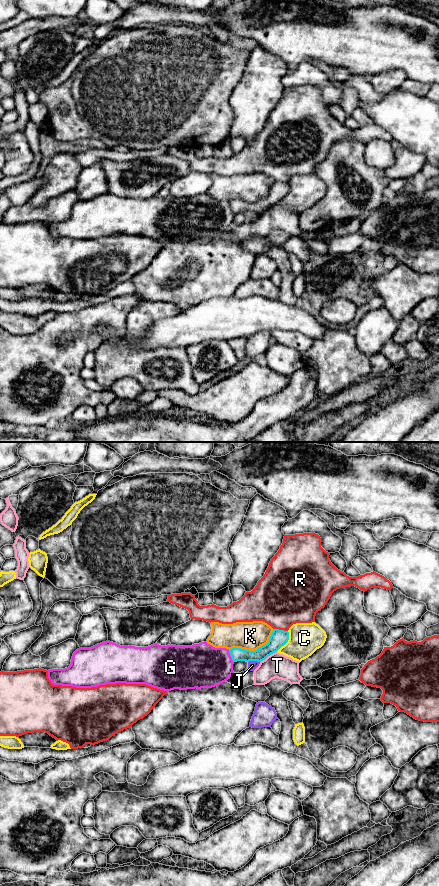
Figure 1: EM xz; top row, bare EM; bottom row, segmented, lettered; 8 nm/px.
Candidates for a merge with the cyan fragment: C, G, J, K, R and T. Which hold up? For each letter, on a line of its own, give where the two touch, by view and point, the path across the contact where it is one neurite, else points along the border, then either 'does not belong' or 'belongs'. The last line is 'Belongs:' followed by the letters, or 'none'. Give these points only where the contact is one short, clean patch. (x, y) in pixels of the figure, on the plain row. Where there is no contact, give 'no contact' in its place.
C: contact xz (286, 194); does not belong
G: contact xz (231, 208); border xz (228, 202), (233, 214); does not belong
J: contact xz (253, 212); does not belong
K: contact xz (255, 202); does not belong
R: contact xz (281, 182); does not belong
T: contact xz (268, 207); does not belong
Belongs: none

